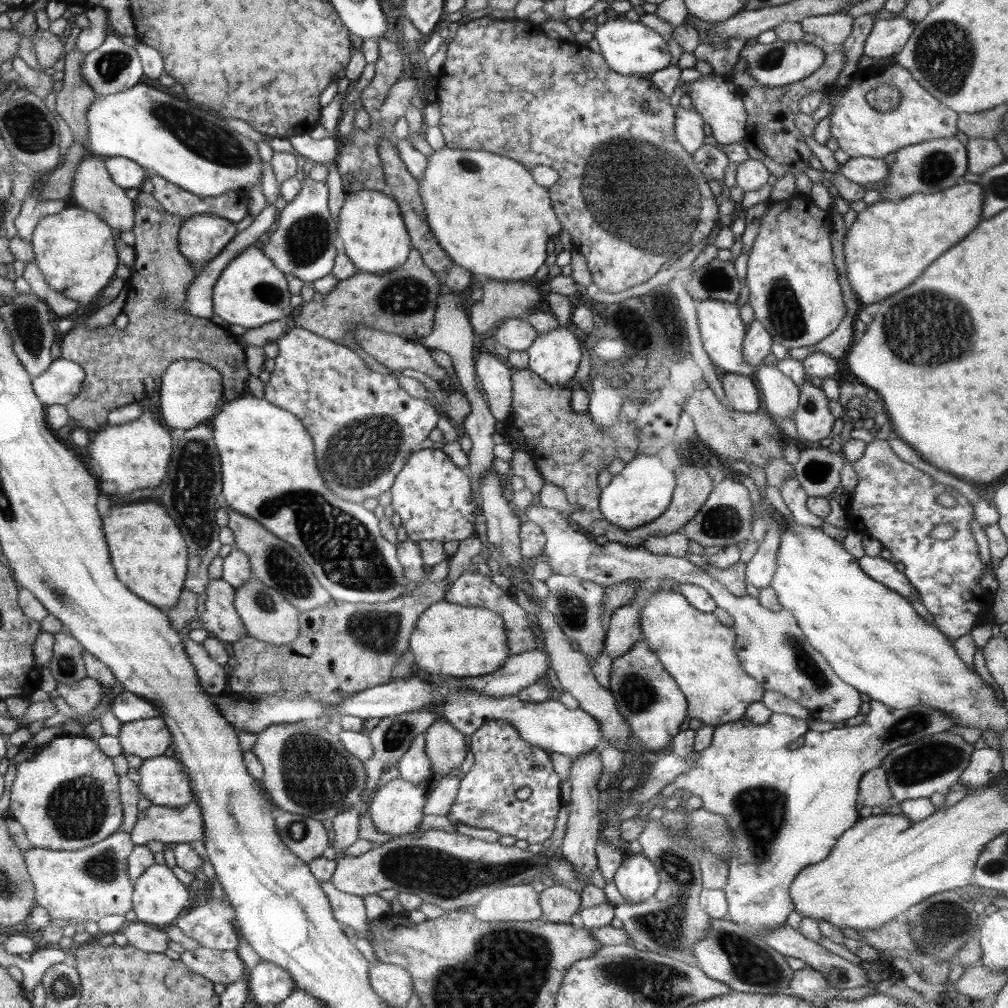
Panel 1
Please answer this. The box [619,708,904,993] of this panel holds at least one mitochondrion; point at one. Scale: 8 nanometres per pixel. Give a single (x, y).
(665, 930)

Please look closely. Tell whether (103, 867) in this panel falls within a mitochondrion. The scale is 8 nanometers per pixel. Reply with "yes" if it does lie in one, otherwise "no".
yes

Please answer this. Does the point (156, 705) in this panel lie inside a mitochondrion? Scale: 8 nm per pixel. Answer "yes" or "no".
no

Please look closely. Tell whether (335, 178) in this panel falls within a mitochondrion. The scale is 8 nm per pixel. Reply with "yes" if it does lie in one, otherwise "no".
no

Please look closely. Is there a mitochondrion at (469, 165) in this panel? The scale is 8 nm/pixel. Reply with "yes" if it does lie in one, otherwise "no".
yes

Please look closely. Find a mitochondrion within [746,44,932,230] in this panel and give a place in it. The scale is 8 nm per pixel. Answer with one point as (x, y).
(771, 59)

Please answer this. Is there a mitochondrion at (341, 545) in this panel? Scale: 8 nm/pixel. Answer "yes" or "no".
yes

